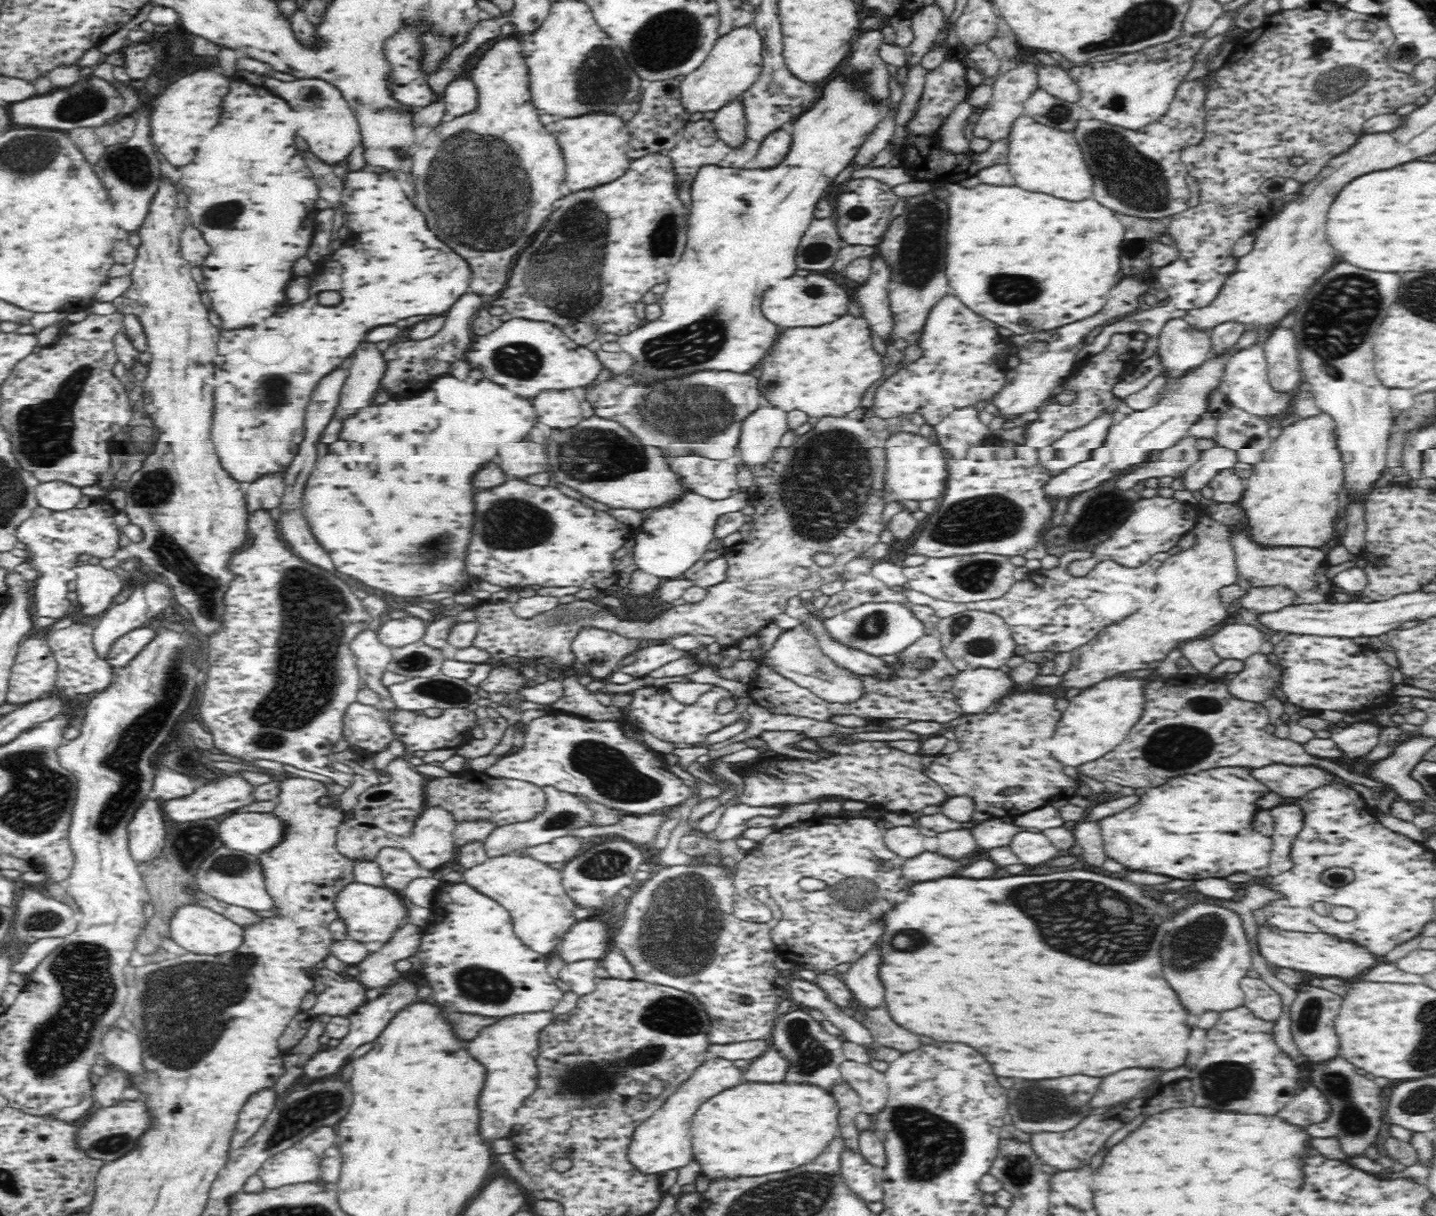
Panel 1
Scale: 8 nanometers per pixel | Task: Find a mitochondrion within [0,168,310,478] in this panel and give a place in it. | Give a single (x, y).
(44, 431)

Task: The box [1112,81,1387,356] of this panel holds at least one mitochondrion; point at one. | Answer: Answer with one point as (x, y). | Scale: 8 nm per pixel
(1135, 249)

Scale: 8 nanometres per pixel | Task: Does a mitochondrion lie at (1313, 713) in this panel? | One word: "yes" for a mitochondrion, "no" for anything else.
no

